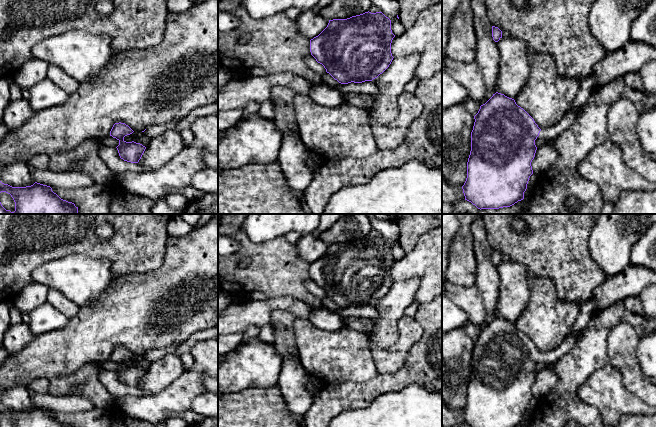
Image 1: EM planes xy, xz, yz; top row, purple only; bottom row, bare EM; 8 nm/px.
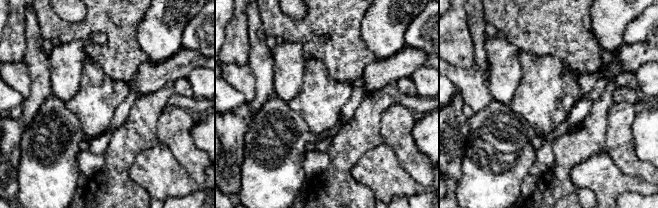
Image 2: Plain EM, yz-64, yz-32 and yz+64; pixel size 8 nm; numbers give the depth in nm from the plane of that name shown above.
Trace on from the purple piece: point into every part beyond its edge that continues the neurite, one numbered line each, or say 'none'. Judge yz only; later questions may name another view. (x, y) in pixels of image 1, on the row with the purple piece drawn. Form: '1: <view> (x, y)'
1: yz (553, 132)

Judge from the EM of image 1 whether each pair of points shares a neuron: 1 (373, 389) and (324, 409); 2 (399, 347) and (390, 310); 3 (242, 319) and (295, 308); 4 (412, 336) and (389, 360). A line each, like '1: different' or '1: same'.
1: same
2: different
3: same
4: same

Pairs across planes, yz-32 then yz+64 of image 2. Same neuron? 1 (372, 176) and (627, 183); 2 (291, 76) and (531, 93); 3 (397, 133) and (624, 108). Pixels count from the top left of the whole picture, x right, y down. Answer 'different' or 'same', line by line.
1: same
2: different
3: same

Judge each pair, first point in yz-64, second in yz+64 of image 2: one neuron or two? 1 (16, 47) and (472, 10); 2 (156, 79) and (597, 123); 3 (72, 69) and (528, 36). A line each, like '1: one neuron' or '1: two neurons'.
1: two neurons
2: two neurons
3: two neurons

